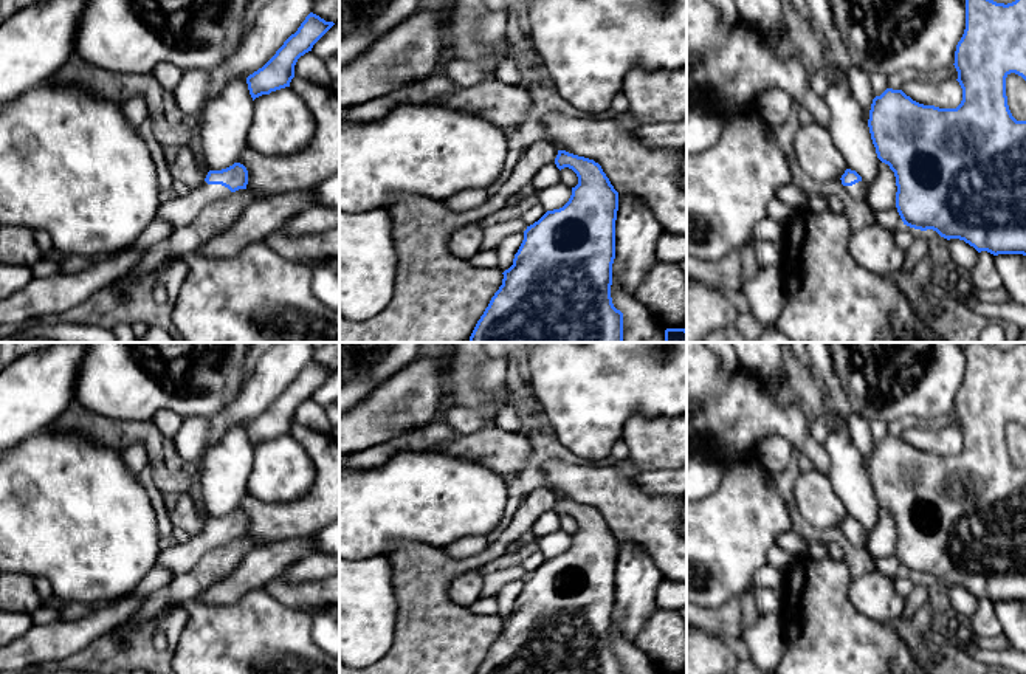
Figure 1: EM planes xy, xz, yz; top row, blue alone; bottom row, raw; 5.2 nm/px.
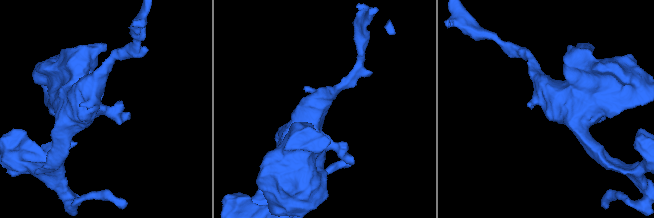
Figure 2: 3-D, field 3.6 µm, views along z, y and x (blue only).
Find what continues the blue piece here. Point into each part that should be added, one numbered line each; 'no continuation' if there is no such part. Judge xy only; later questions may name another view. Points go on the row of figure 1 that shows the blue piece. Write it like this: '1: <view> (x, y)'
1: xy (179, 213)

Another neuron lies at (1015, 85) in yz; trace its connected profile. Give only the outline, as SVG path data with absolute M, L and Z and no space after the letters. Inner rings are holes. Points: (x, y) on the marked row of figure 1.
M1011 73L1006 77L1006 96L1012 116L1017 121L1026 121L1026 81Z

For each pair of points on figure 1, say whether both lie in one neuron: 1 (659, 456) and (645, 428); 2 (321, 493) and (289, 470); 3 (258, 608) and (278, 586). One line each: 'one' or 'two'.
1: one
2: two
3: two

